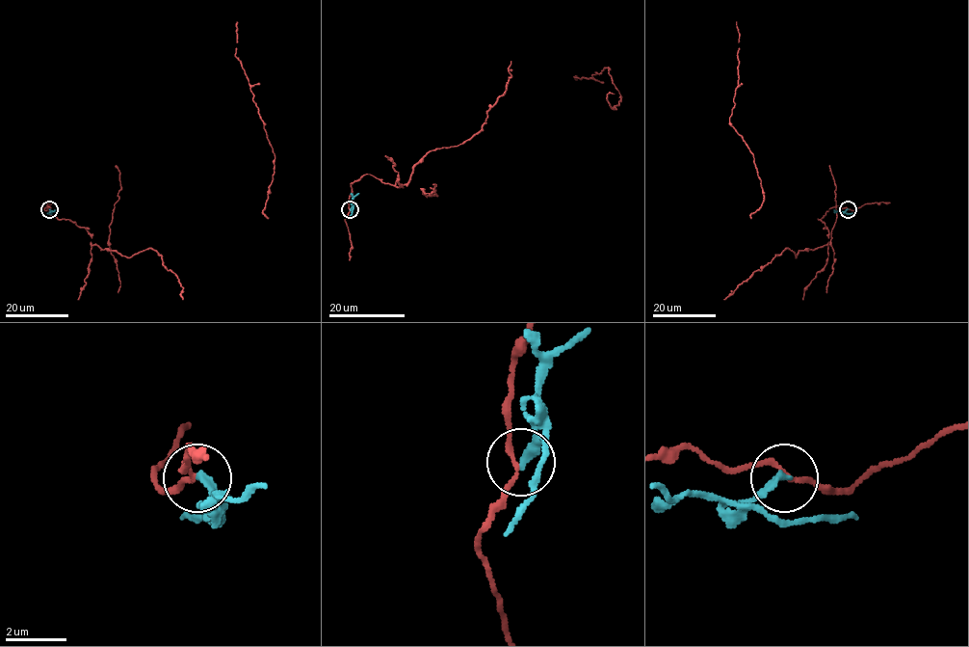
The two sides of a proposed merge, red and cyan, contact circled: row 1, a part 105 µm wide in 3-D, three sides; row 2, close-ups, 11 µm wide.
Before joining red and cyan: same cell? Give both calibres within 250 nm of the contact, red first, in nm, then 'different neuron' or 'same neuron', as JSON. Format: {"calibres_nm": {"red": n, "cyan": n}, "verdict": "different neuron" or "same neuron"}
{"calibres_nm": {"red": 150, "cyan": 240}, "verdict": "different neuron"}

